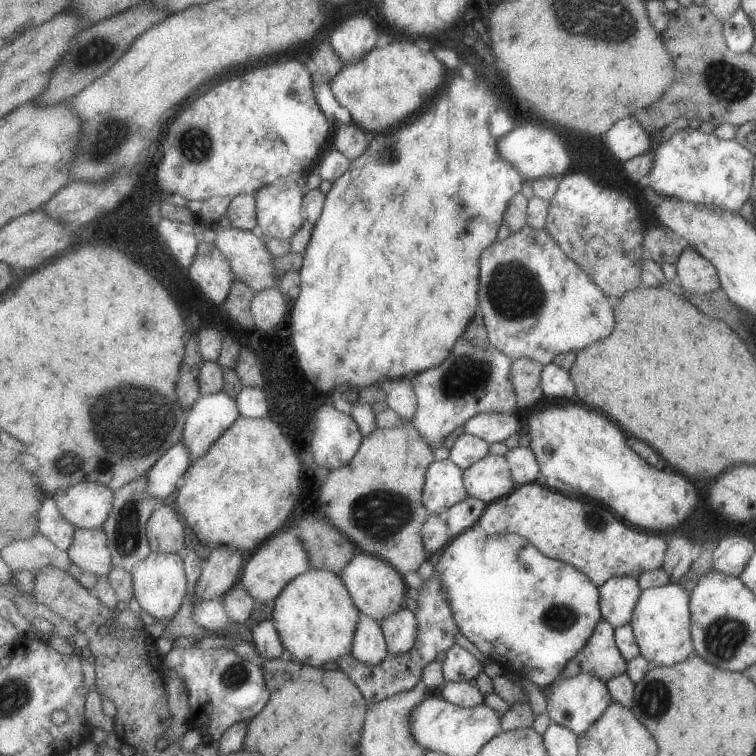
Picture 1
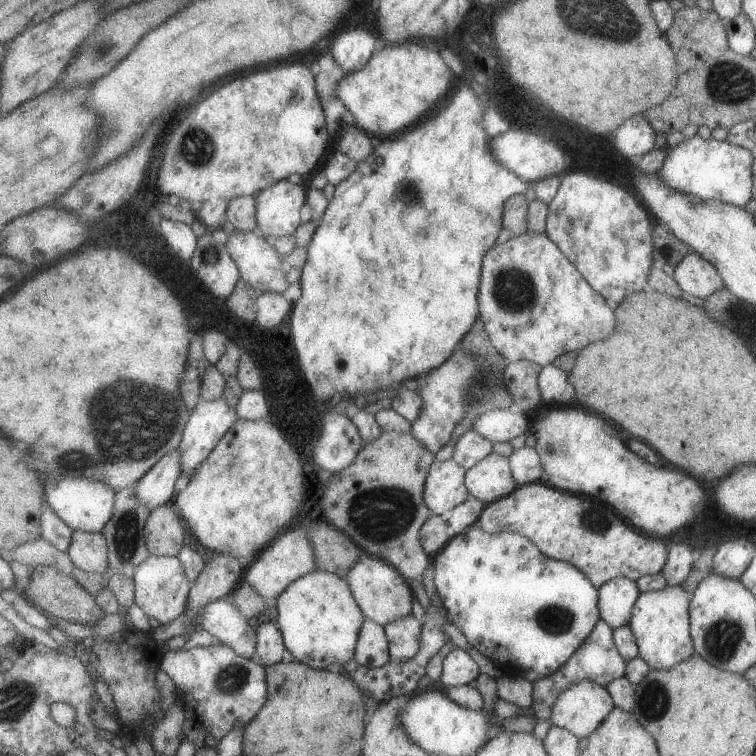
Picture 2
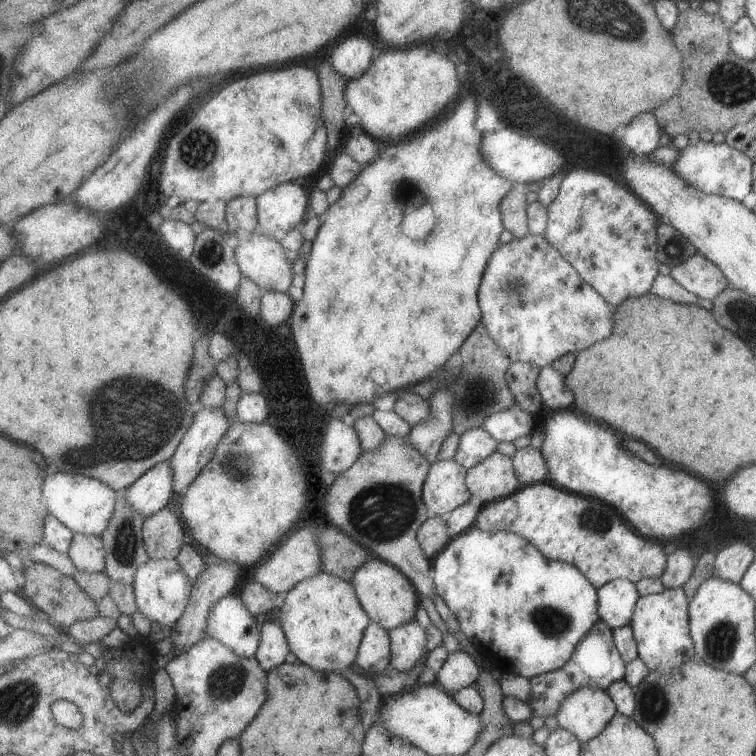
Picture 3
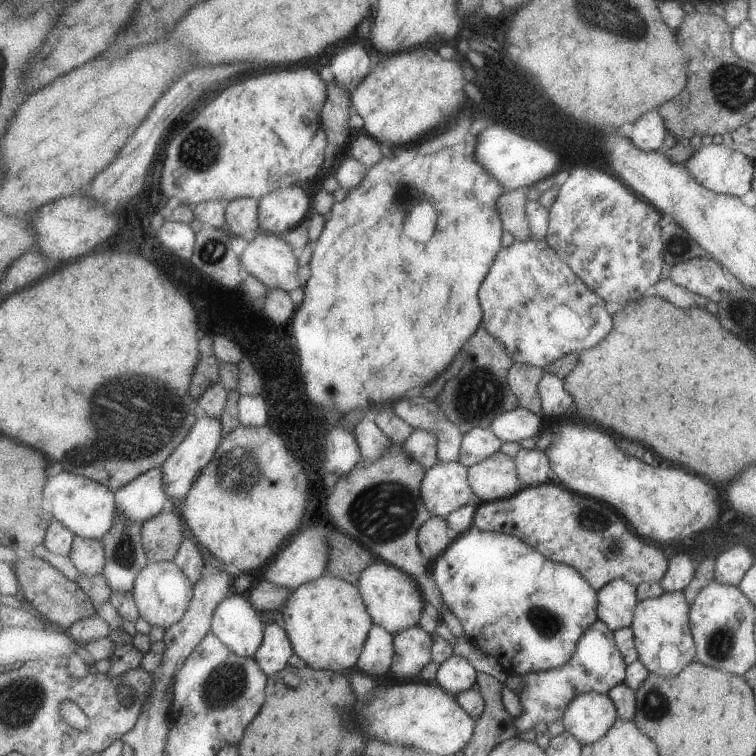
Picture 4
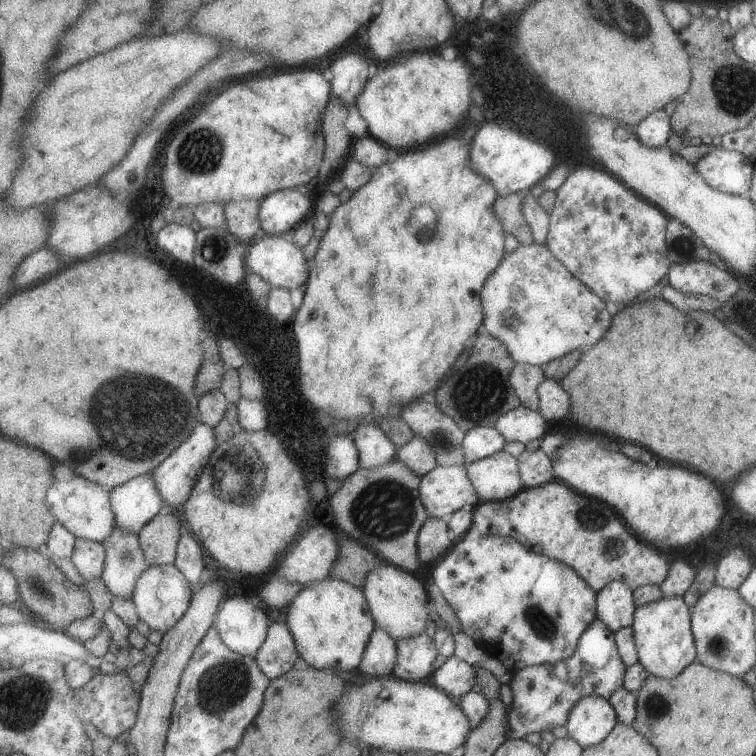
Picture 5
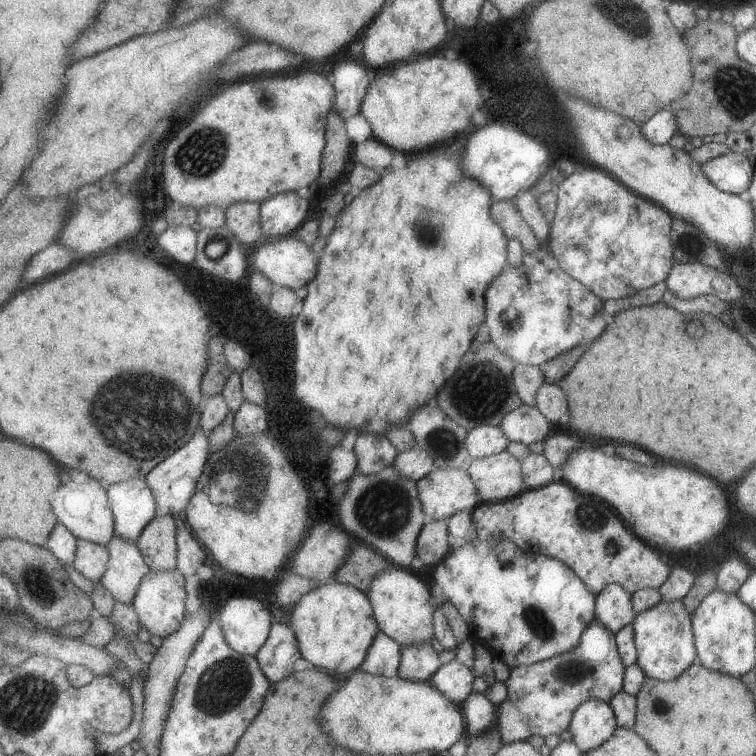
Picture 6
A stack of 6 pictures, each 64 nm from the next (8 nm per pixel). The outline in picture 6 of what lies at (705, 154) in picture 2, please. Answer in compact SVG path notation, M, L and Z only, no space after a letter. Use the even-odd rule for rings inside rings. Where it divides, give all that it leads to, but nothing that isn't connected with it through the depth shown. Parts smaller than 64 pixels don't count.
M729 152L712 157L701 164L702 174L722 192L731 195L740 195L747 191L751 183L751 176L755 169L739 153Z

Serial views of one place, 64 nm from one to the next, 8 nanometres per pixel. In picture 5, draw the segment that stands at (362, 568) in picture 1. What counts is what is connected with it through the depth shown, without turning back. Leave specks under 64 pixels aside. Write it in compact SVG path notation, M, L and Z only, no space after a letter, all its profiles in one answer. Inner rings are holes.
M389 563L371 570L367 576L363 590L375 623L379 629L385 630L394 640L425 634L427 622L431 621L431 612L427 612L427 604L432 601L429 592L425 590L425 584L419 580L419 577L419 574L411 574L411 572Z

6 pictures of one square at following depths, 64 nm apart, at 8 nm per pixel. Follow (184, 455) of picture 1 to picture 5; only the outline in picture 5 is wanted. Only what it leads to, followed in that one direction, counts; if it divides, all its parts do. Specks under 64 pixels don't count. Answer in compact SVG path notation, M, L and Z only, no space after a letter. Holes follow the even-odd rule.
M146 473L112 491L118 526L139 534L158 515L167 512L153 473Z

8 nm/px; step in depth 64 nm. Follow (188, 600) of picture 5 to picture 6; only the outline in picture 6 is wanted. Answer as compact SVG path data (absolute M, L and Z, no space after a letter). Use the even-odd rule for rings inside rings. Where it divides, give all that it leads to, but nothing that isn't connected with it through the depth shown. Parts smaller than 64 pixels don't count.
M178 570L152 572L143 578L137 597L134 599L134 606L139 614L140 622L147 630L161 637L172 636L179 631L187 615L187 580Z

